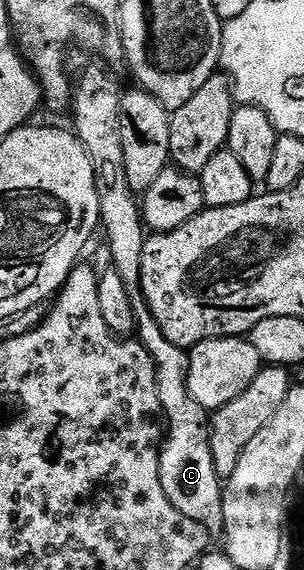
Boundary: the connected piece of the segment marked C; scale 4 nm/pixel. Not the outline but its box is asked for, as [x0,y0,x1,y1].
[137,311,225,535]

